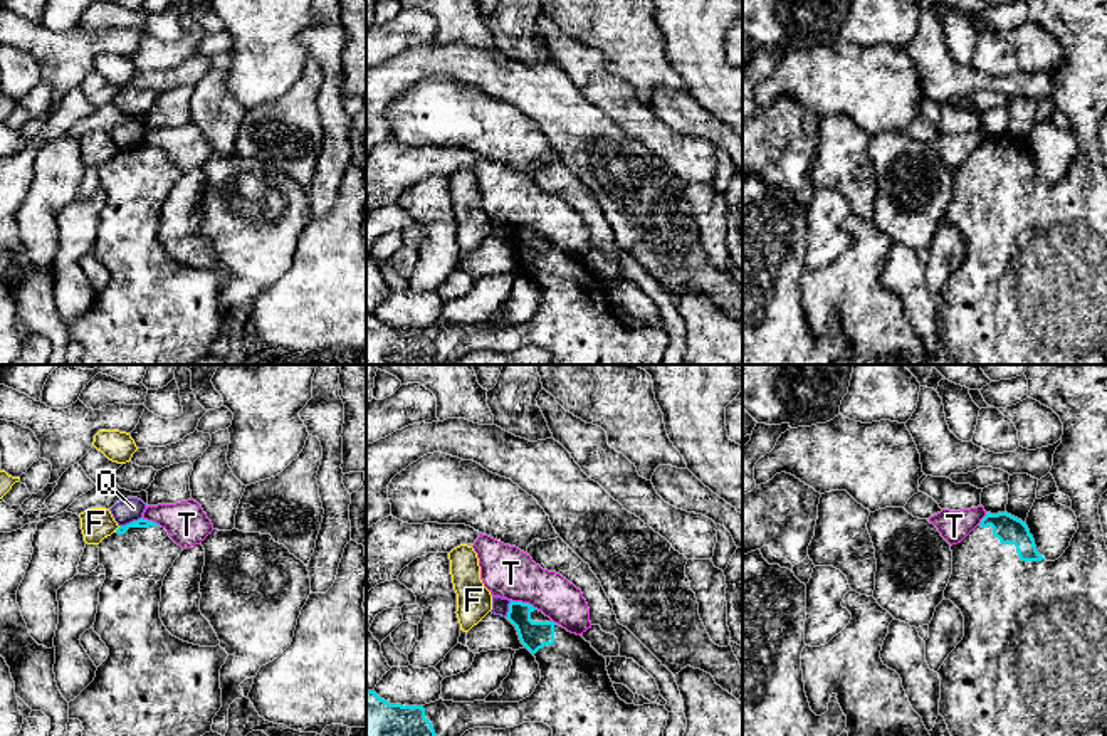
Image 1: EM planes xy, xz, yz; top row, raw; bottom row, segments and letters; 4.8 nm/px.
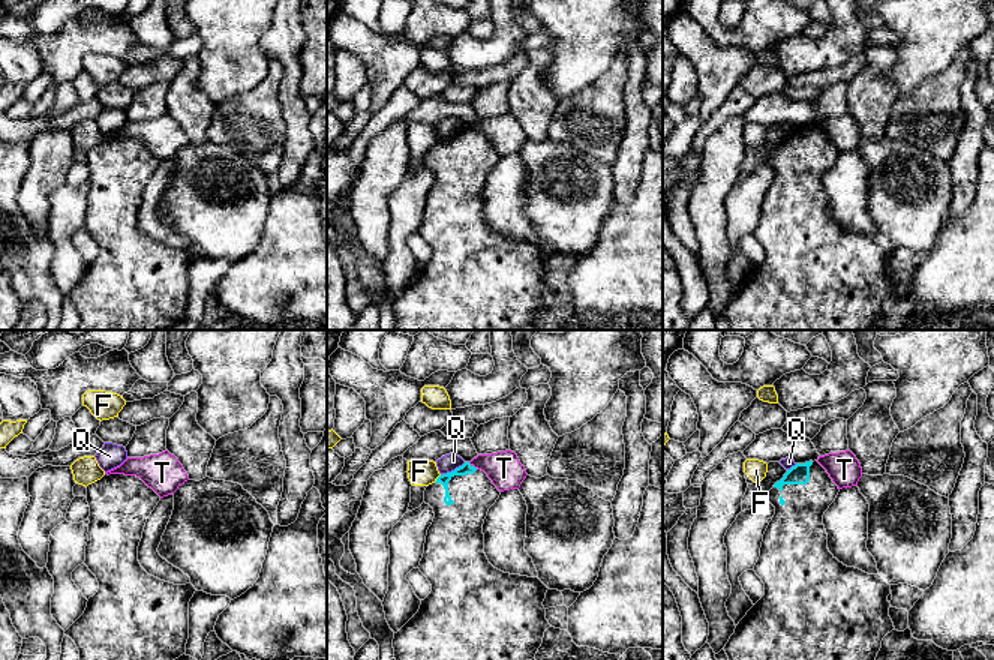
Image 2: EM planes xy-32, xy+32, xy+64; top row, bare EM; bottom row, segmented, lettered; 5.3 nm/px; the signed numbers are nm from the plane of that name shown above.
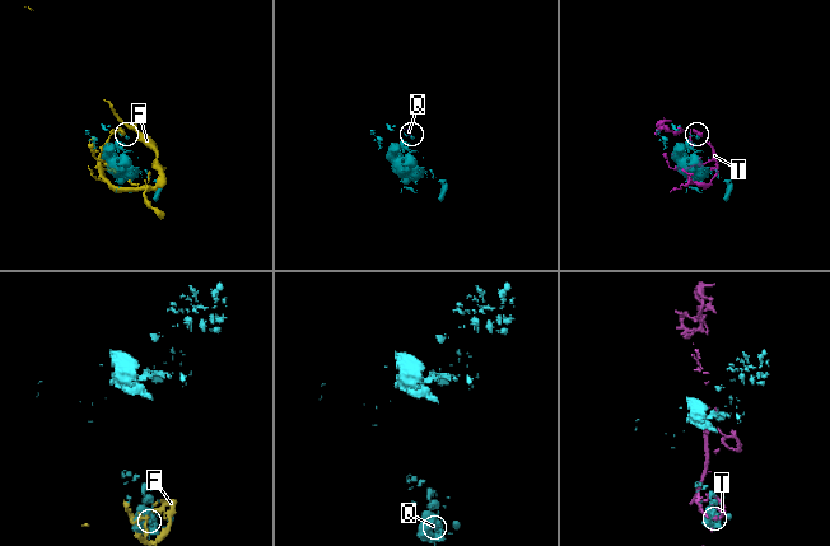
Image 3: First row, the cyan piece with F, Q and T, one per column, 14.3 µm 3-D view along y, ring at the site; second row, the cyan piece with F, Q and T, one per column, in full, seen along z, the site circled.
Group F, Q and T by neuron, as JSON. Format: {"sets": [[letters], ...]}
{"sets": [["F"], ["Q"], ["T"]]}

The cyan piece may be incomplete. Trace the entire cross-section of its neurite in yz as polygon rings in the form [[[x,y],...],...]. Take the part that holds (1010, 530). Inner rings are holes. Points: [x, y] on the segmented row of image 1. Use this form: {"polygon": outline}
{"polygon": [[[1026,365],[1028,397],[1052,408],[1063,423],[1062,444],[1053,454],[1053,476],[1058,492],[1072,501],[1078,529],[1070,546],[1055,560],[1047,561],[1035,546],[1026,523],[1005,513],[991,514],[957,544],[952,551],[952,575],[944,590],[964,617],[964,637],[937,670],[941,679],[939,714],[944,718],[951,736],[1107,736],[1107,546],[1099,516],[1099,502],[1107,491],[1107,365]]]}

